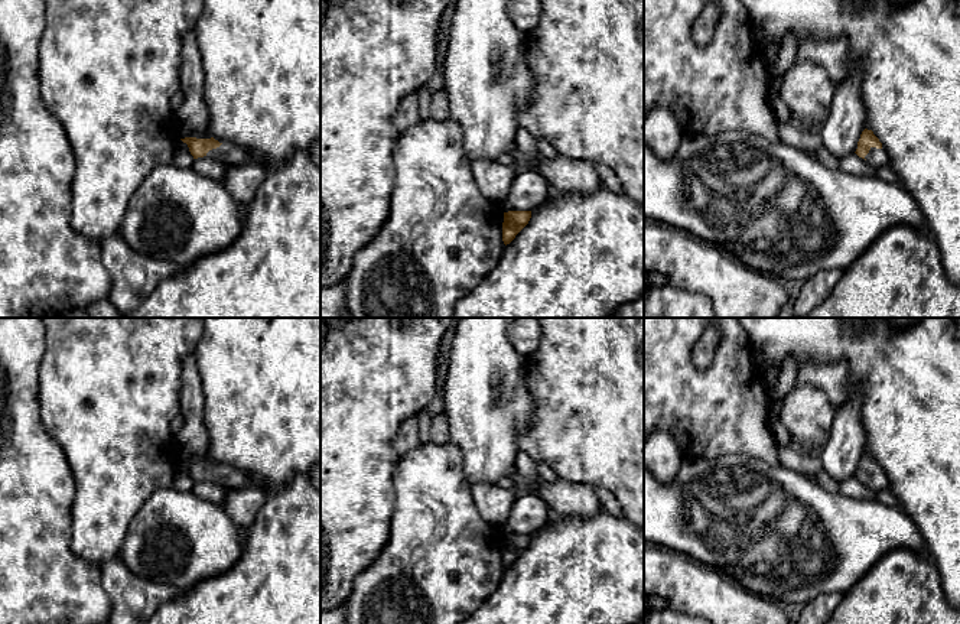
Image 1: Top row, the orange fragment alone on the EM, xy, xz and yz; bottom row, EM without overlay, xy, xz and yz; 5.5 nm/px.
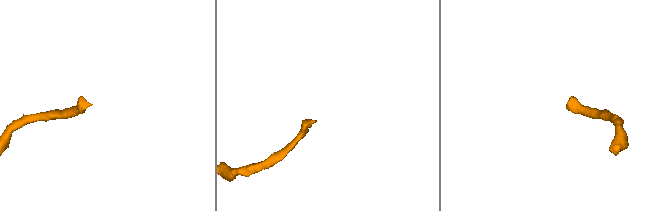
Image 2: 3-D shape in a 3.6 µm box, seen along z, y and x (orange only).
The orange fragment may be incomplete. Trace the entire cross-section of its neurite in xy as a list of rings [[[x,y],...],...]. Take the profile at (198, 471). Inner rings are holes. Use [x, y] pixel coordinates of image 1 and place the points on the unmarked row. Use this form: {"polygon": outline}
{"polygon": [[[185,461],[180,464],[188,468],[193,482],[208,480],[218,484],[224,490],[235,490],[248,485],[256,485],[253,475],[250,472],[232,468],[222,468],[214,461],[211,462]]]}

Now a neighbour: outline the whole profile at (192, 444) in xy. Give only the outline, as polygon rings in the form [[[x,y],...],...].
[[[193,355],[183,358],[180,383],[180,415],[183,426],[175,435],[176,455],[180,462],[211,462],[209,438],[204,422],[204,393],[199,370]]]

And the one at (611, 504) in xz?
[[[590,485],[590,488],[595,491],[595,494],[599,497],[603,510],[612,516],[616,517],[622,517],[624,516],[624,510],[619,504],[619,501],[616,500],[616,497],[606,488],[601,487],[601,485]]]

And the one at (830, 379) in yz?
[[[845,360],[833,364],[807,363],[798,370],[797,378],[819,387],[829,399],[833,412],[845,403],[849,365]]]

